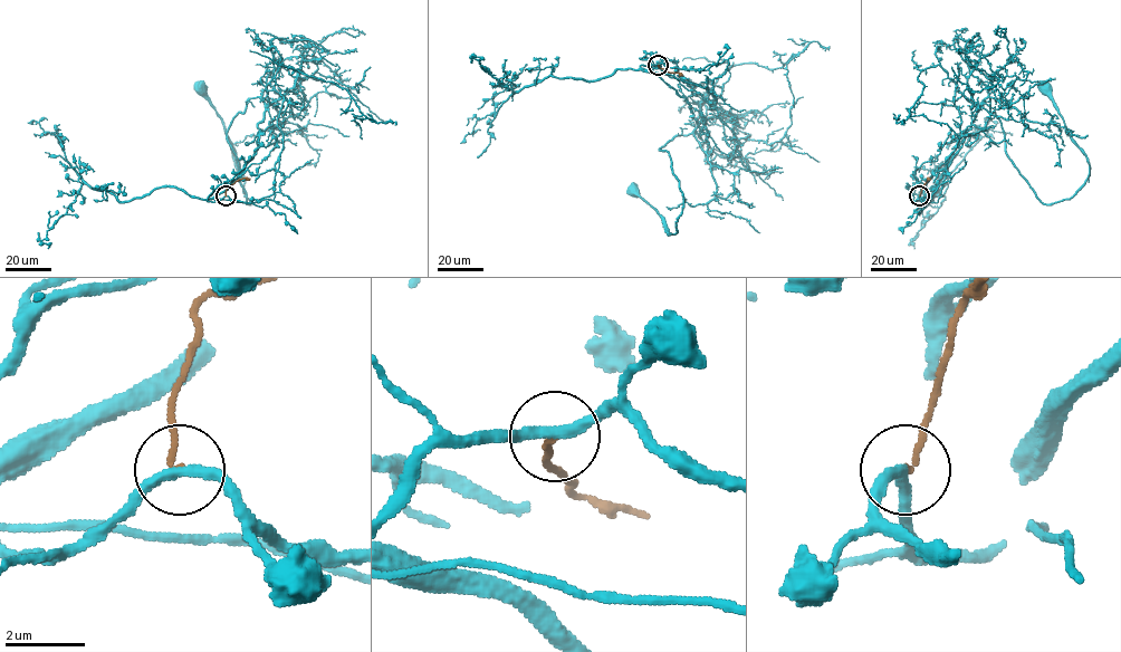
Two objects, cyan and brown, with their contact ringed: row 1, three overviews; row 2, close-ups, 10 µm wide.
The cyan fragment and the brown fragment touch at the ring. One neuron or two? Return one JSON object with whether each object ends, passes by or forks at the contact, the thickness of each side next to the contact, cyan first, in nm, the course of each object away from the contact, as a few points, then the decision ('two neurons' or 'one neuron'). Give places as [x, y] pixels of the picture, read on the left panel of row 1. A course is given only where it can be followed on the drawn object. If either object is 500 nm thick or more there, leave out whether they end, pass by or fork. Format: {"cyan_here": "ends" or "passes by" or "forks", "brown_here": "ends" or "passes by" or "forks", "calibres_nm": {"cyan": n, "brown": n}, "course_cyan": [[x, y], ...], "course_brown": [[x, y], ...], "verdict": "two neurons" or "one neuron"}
{"cyan_here": "passes by", "brown_here": "ends", "calibres_nm": {"cyan": 260, "brown": 150}, "course_cyan": [[226, 195], [214, 198], [252, 157], [265, 103], [250, 98], [228, 131], [250, 204], [238, 159], [201, 88]], "course_brown": [[226, 195], [227, 185], [241, 179], [250, 179]], "verdict": "two neurons"}

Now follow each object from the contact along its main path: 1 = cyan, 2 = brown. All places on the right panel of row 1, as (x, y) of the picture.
1: (919, 195), (987, 97), (1036, 197), (1070, 200), (1088, 159), (1045, 88)
2: (919, 195), (927, 179), (930, 179)

